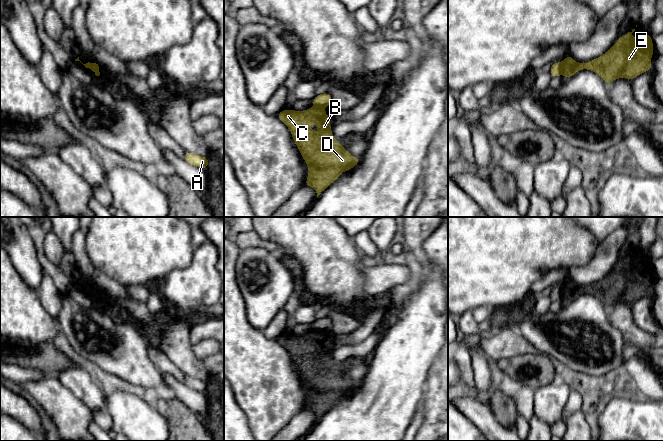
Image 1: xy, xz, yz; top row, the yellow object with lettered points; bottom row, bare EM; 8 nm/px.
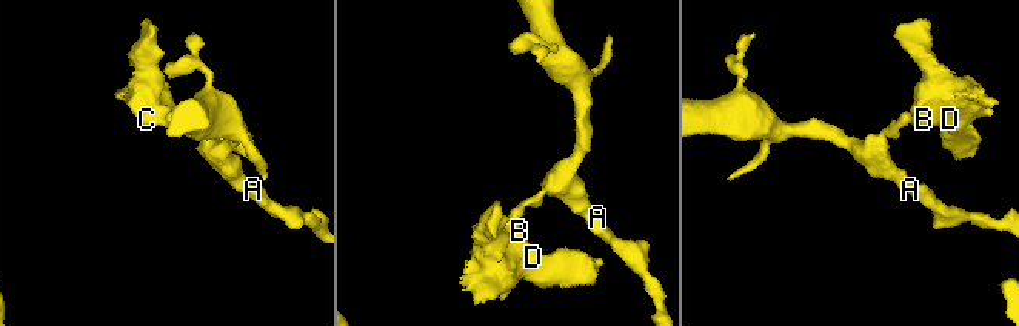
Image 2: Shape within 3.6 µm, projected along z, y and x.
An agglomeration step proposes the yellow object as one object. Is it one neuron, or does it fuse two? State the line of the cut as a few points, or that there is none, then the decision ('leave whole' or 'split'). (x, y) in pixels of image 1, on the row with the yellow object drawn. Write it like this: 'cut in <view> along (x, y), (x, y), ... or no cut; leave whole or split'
cut in xy along (99, 64), (95, 64), (91, 69); split

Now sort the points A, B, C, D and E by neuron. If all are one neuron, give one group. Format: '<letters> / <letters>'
A / B C D E

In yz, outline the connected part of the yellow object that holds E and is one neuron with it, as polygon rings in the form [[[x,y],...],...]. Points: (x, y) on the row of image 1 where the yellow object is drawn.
[[[632,29],[631,32],[625,33],[606,53],[587,63],[575,62],[570,55],[567,55],[562,62],[564,77],[568,79],[576,72],[588,69],[597,73],[606,84],[610,84],[618,78],[633,80],[640,74],[651,70],[652,62],[650,58],[654,54],[651,35],[643,33],[638,39],[634,39],[632,34],[634,31],[635,29]]]

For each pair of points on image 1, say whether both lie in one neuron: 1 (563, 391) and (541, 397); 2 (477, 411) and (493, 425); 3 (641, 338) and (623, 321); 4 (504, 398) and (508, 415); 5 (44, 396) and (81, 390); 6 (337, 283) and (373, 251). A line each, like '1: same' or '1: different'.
1: same
2: same
3: same
4: same
5: different
6: different

